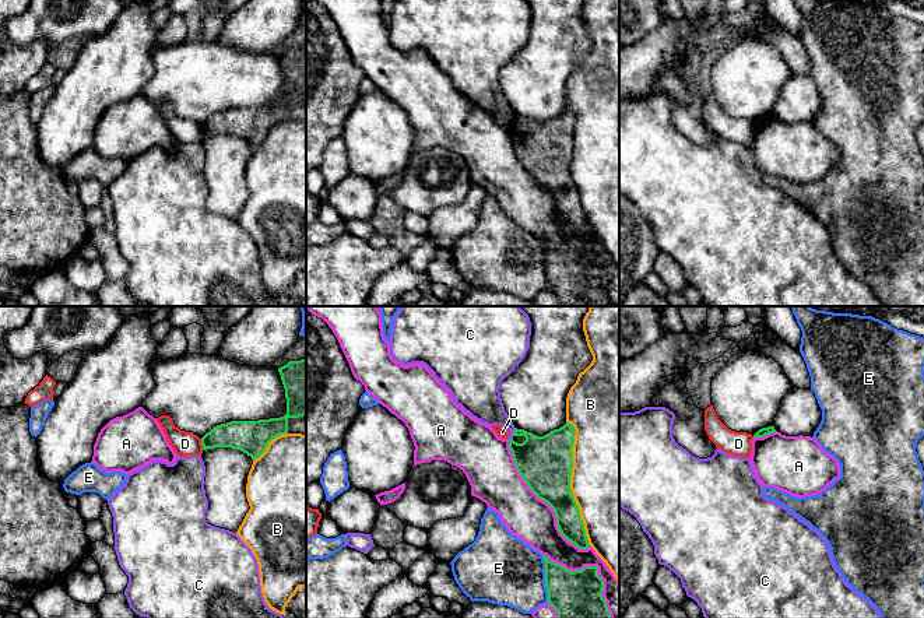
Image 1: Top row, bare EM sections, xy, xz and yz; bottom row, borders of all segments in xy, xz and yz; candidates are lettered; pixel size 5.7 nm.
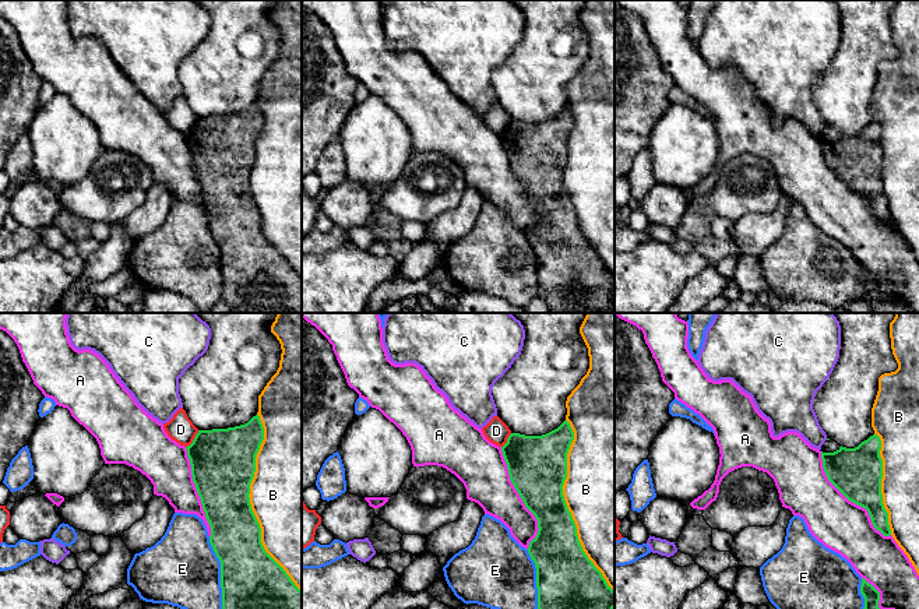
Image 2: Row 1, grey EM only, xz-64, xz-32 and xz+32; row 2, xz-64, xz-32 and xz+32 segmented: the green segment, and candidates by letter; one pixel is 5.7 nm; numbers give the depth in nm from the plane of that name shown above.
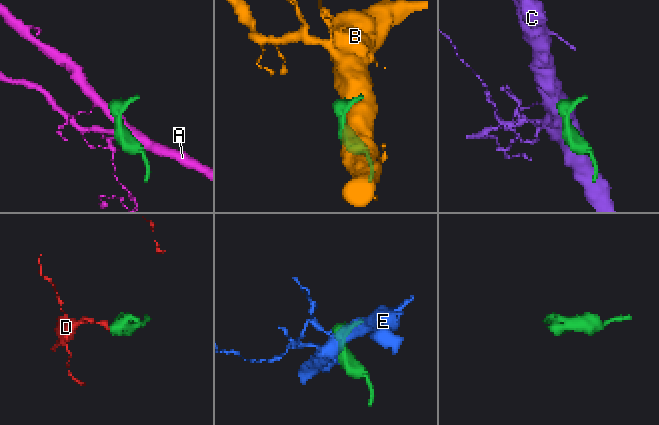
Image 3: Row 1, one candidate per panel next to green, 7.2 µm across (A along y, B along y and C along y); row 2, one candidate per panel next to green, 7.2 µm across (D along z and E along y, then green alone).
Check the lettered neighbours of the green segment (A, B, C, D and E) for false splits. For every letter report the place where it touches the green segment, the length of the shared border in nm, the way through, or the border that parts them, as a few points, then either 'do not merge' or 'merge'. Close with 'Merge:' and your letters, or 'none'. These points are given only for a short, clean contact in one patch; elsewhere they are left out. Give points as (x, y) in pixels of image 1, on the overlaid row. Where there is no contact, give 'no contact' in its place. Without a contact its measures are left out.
A: meets green in xz at (541, 499); contact 800 nm long; do not merge
B: meets green in xz at (569, 483); contact 750 nm long; do not merge
C: meets green in xz at (513, 435); contact 90 nm long; border along xz (516, 428), (508, 439); do not merge
D: meets green in xy at (201, 443); contact 70 nm long; border along xy (200, 439), (203, 449); do not merge
E: meets green in xz at (545, 579); contact 280 nm long; do not merge
Merge: none

